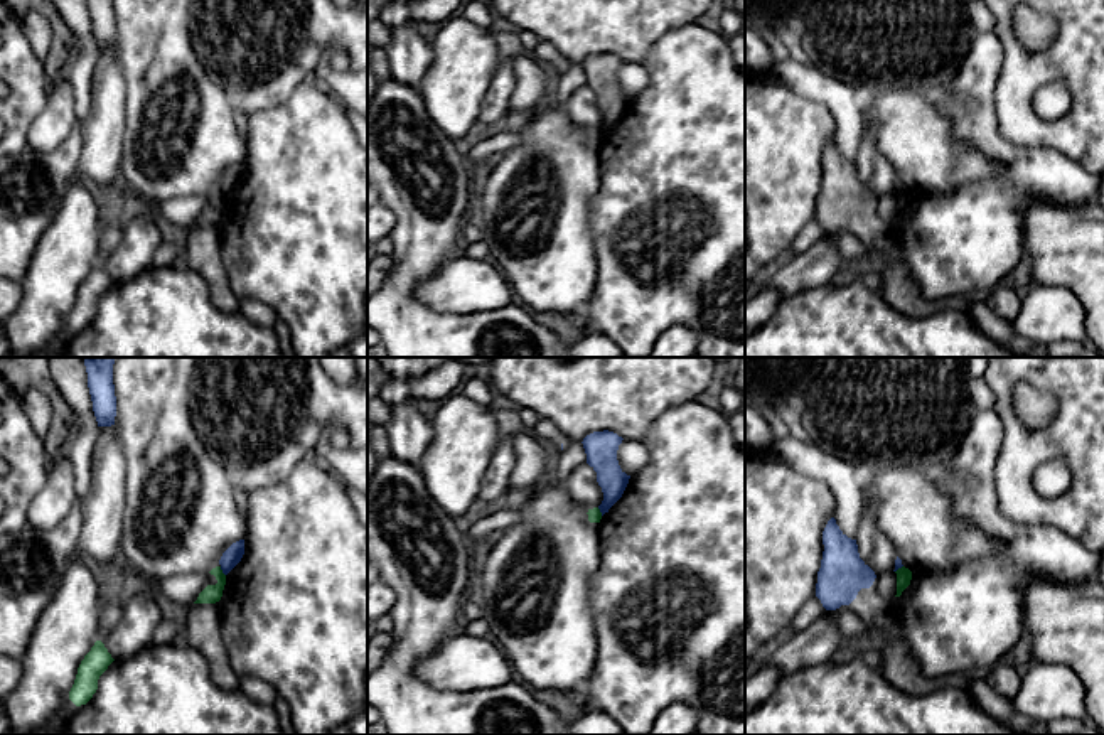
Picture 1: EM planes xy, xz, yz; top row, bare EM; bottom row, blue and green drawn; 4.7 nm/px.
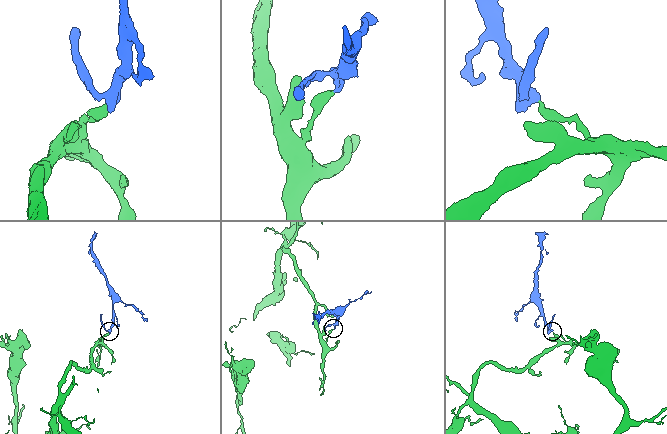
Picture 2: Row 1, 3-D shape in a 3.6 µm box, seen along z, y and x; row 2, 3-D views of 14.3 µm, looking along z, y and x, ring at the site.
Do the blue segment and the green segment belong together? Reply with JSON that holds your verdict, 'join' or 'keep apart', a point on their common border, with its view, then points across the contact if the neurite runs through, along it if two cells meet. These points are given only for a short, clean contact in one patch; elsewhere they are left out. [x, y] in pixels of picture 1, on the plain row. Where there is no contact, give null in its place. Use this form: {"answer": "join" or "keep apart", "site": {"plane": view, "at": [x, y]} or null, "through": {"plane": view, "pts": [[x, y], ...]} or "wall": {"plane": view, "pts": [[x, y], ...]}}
{"answer": "keep apart", "site": {"plane": "xy", "at": [223, 194]}, "wall": {"plane": "xy", "pts": [[219, 189], [225, 198]]}}

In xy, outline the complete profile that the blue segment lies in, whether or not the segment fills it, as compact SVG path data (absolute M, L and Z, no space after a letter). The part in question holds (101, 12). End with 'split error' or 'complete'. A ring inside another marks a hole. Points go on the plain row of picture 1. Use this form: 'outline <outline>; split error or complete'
outline M88 0L88 10L98 49L115 47L116 19L113 0Z; complete

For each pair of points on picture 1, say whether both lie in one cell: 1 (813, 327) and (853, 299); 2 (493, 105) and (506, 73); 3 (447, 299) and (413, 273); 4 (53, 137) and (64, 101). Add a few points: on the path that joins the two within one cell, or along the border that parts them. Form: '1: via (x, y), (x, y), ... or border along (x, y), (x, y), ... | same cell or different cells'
1: via (823, 327), (843, 309) | same cell
2: via (498, 96), (503, 81) | same cell
3: border along (454, 258), (415, 292), (444, 314) | different cells
4: via (53, 128), (61, 110) | same cell

